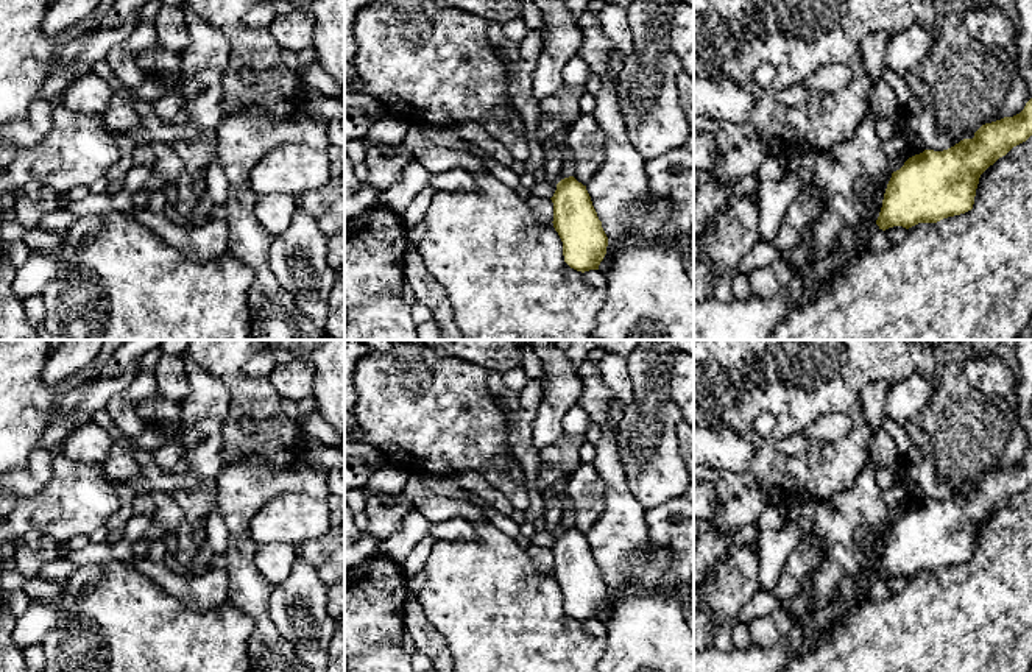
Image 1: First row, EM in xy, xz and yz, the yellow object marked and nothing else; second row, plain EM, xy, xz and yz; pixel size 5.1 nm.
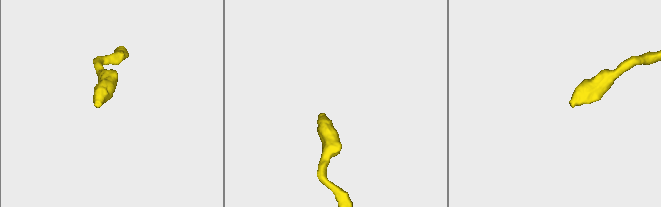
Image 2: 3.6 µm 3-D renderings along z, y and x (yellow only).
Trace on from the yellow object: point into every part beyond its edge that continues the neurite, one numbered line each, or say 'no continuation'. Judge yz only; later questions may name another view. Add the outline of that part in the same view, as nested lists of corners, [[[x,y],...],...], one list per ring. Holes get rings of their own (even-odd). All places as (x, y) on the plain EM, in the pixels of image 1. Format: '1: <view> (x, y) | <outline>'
1: yz (777, 658) | [[[876,571],[845,578],[834,602],[815,610],[806,624],[793,621],[792,628],[781,638],[779,644],[770,649],[751,645],[747,650],[722,652],[711,647],[694,652],[694,672],[783,672],[793,661],[793,655],[808,631],[825,628],[854,599],[868,599],[868,589],[878,578]]]

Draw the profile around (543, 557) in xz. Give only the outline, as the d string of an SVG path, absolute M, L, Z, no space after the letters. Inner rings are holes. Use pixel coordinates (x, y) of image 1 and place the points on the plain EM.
M530 546L525 549L530 560L543 571L552 572L553 571L553 552L550 547L546 546Z

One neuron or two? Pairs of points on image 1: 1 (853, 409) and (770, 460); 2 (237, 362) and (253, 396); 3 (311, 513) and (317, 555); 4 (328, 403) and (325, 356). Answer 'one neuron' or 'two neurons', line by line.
1: one neuron
2: one neuron
3: two neurons
4: one neuron

